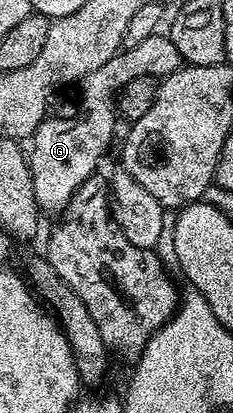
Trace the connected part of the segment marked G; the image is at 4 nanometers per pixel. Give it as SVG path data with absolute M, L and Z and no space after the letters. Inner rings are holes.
M157 32L146 36L146 40L139 42L135 48L121 48L114 56L110 56L110 60L106 60L106 64L102 64L102 68L86 72L86 76L75 83L76 107L72 114L65 118L45 118L30 136L32 152L30 150L27 155L27 161L32 171L34 196L45 215L59 215L66 208L70 196L74 196L80 185L97 173L96 165L112 142L112 129L116 126L112 114L114 116L123 86L138 77L163 80L180 69L181 65L178 48L174 48L167 33Z

